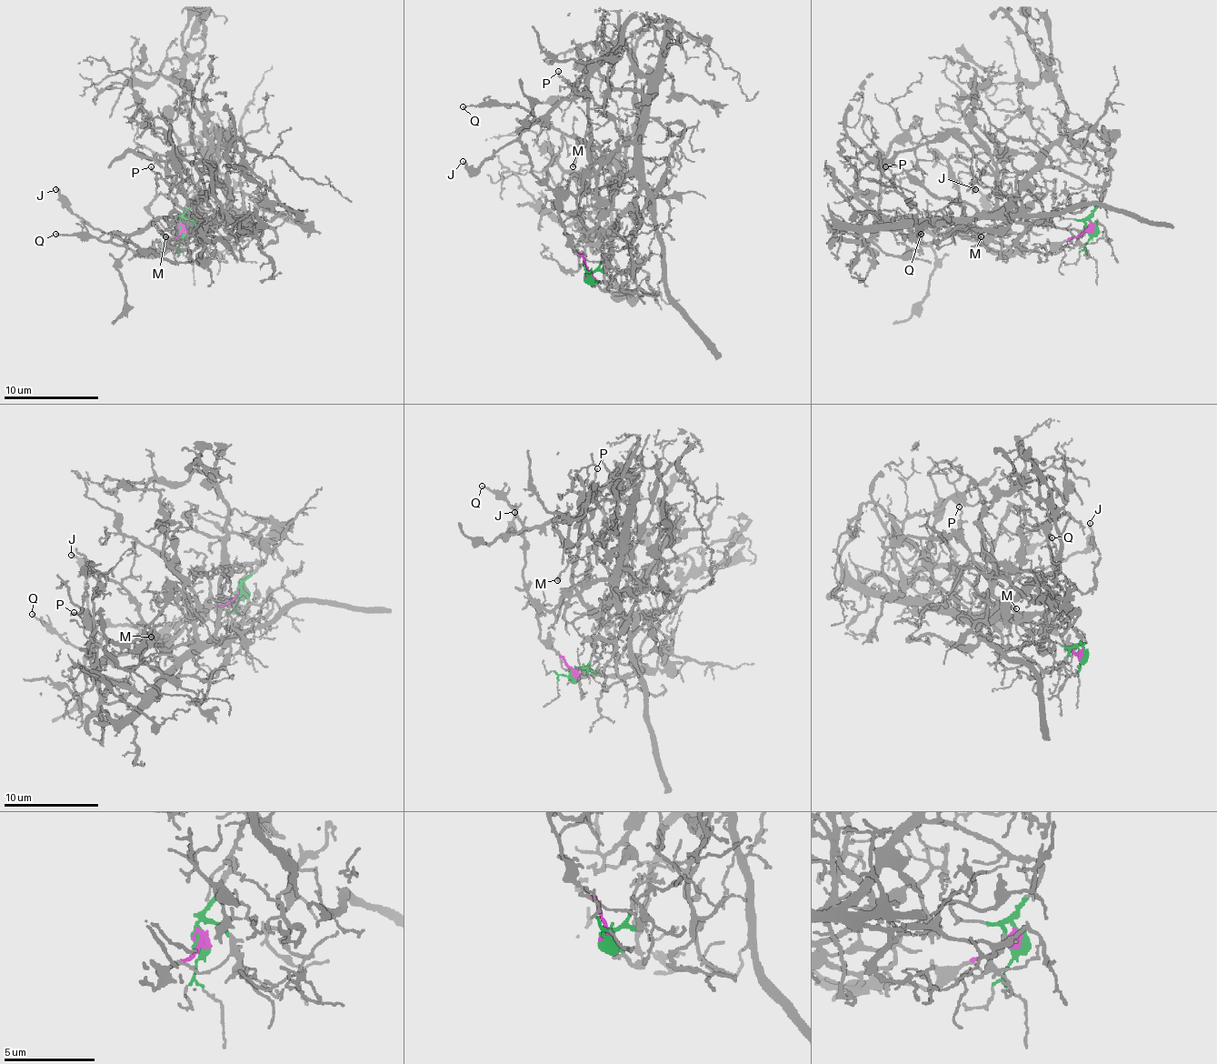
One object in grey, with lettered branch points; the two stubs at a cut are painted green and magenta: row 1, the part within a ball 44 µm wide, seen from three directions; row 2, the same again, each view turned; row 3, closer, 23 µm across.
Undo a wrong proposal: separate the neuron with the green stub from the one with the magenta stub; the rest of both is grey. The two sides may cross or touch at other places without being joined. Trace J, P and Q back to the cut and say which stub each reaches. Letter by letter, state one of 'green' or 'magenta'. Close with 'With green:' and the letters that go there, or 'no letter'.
J: magenta
P: green
Q: magenta
With green: P

